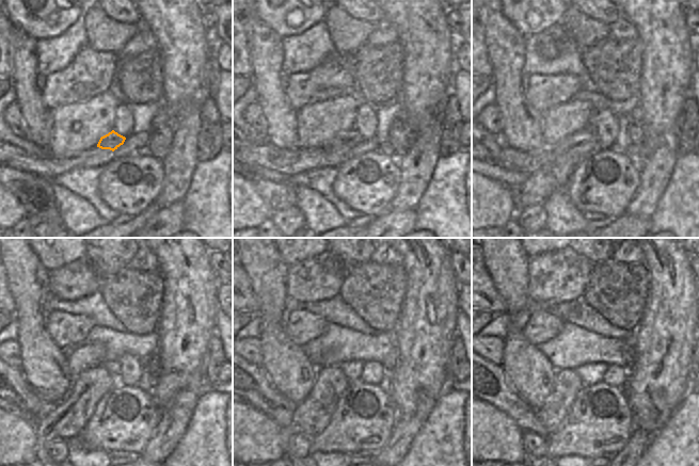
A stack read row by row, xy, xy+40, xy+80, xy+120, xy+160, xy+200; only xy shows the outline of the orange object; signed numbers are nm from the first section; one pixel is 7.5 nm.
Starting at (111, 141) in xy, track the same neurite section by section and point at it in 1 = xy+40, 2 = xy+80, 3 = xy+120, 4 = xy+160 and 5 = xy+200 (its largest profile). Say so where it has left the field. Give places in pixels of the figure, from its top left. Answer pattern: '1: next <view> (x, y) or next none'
1: next xy+40 (348, 140)
2: next xy+80 (567, 155)
3: next xy+120 (68, 418)
4: next xy+160 (310, 418)
5: next xy+200 (553, 414)

